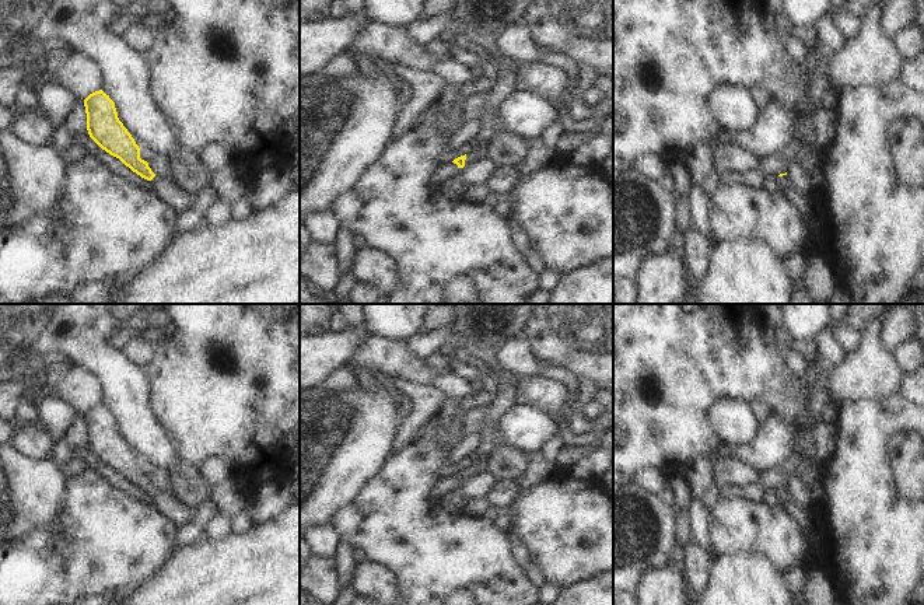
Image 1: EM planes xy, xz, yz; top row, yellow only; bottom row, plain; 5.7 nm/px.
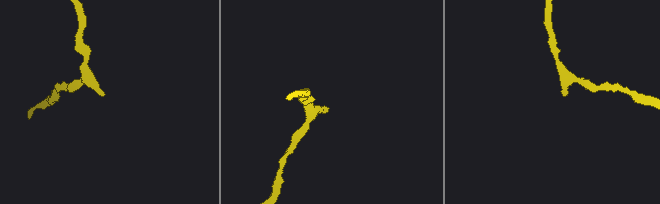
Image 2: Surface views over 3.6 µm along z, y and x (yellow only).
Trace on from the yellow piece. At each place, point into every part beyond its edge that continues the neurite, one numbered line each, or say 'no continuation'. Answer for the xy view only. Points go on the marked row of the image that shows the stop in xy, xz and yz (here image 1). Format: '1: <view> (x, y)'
1: xy (164, 186)

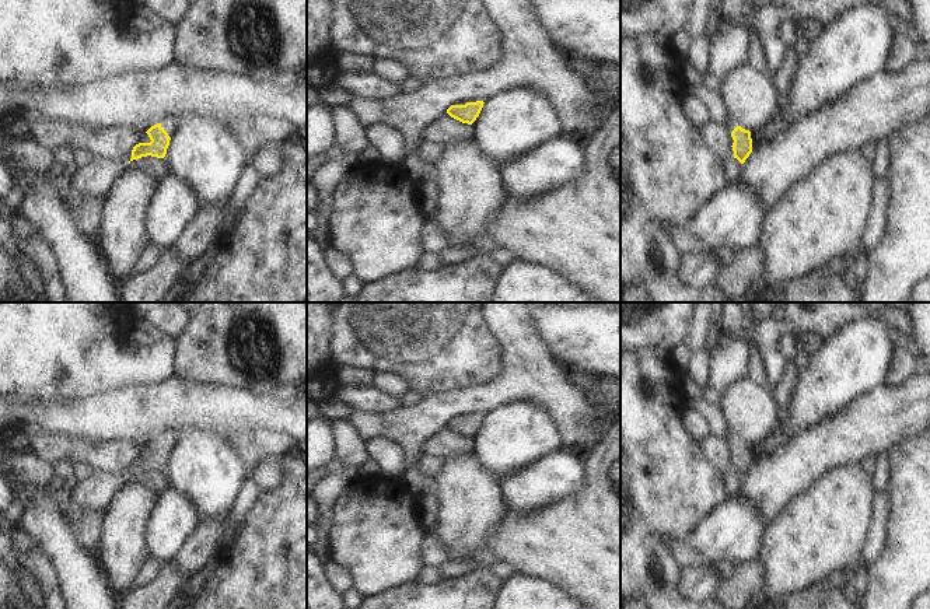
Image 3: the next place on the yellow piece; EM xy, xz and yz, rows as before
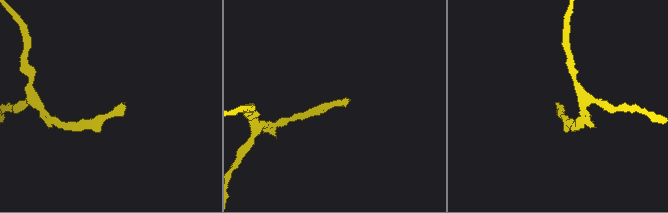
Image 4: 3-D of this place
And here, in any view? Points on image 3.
1: xy (168, 125)

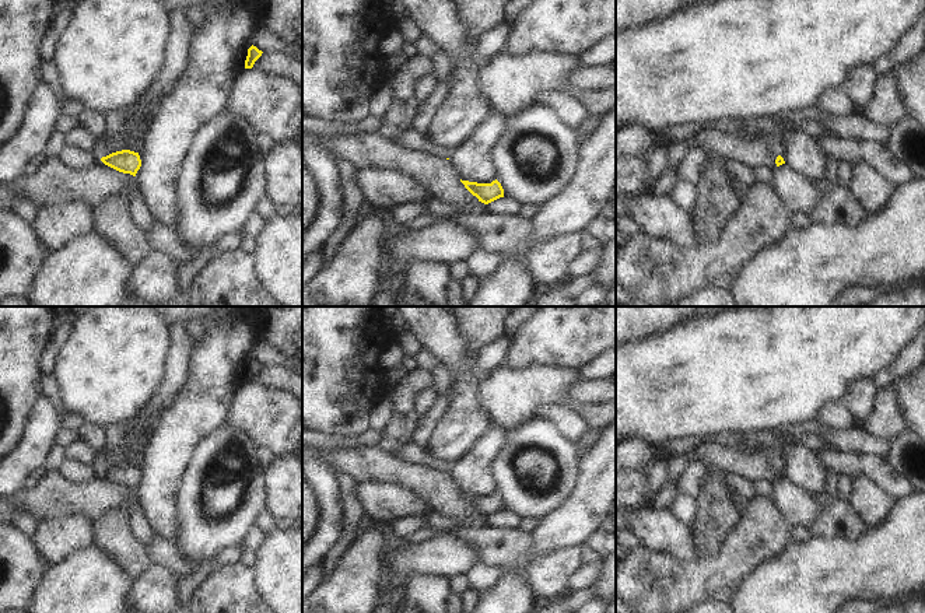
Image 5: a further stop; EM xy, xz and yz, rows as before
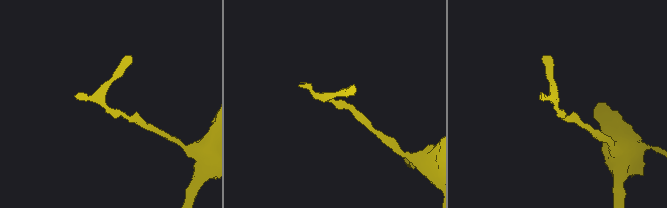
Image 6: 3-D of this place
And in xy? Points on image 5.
no continuation

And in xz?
no continuation

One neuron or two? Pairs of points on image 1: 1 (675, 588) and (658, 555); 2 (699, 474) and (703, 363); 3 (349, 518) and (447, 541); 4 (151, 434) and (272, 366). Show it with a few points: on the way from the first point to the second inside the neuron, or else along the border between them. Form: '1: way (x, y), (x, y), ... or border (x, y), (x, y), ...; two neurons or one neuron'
1: border (667, 563), (650, 570), (637, 587); two neurons
2: border (706, 455), (702, 455), (683, 475); two neurons
3: way (373, 523), (399, 523), (416, 539), (423, 541); one neuron
4: border (149, 398), (149, 405), (156, 419), (179, 457); two neurons

